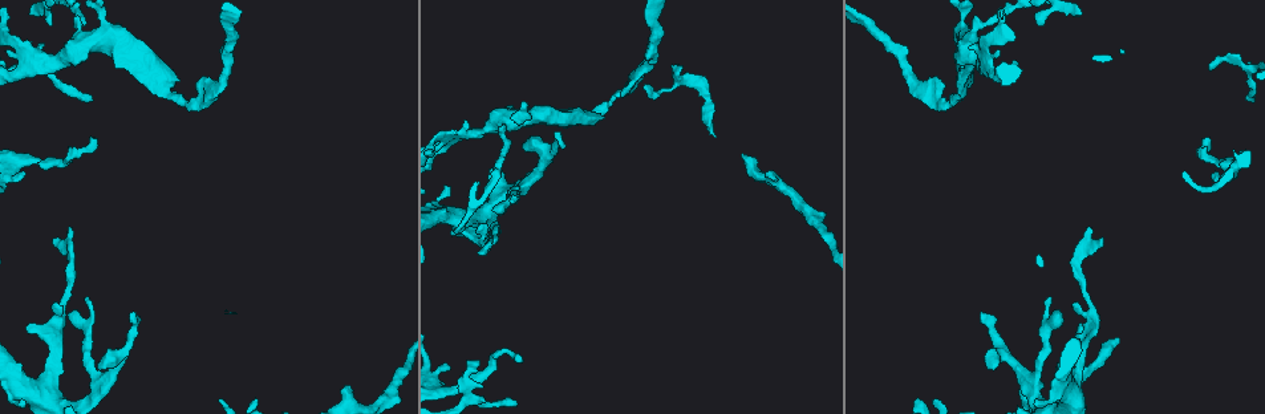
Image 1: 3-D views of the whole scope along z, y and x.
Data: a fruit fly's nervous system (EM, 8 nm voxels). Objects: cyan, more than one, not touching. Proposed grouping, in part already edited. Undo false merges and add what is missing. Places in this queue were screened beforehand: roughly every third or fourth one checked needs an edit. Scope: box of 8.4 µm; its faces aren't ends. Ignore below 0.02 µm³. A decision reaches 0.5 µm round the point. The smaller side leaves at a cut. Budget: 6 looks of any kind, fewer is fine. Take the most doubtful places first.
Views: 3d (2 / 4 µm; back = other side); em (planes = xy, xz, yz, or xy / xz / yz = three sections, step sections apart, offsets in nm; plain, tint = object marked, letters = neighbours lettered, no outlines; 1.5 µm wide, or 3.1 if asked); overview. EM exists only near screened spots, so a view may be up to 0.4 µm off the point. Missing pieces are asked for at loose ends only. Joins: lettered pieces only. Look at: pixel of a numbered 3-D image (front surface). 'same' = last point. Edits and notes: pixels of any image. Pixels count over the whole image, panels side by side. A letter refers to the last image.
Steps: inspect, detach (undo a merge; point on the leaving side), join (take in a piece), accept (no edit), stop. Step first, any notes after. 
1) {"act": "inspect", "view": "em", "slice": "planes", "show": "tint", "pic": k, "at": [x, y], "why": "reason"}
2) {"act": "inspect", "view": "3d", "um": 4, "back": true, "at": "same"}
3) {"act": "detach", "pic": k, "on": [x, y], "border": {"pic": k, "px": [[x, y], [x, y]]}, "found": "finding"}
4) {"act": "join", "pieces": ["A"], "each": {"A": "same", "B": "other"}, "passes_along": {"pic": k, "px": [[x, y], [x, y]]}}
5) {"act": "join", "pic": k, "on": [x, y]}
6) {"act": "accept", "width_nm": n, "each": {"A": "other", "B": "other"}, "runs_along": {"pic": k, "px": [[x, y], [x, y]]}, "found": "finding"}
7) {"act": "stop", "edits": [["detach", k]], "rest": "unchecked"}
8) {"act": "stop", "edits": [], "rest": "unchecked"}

{"act": "inspect", "view": "3d", "um": 4, "pic": 1, "at": [957, 95], "why": "calibre changes"}

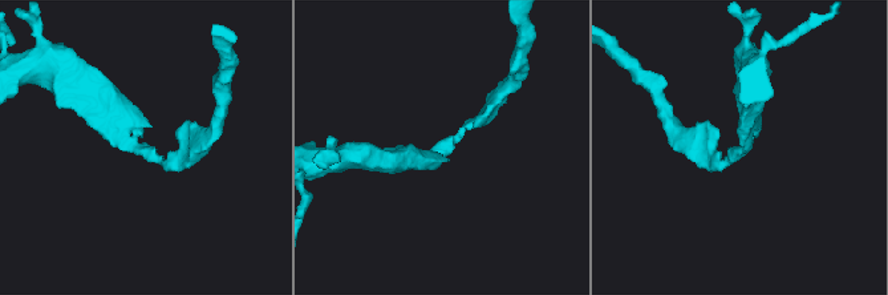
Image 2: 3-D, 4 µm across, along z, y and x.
{"act": "inspect", "view": "em", "slice": "yz", "step": 8, "show": "tint", "pic": 2, "at": [436, 147], "arm_widths_nm": [170, 320], "why": "now the EM"}

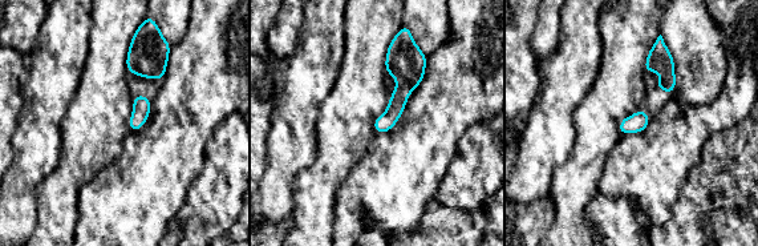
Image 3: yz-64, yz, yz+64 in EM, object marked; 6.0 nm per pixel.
{"act": "inspect", "view": "em", "slice": "planes", "show": "letters", "at": "same", "why": "another direction"}

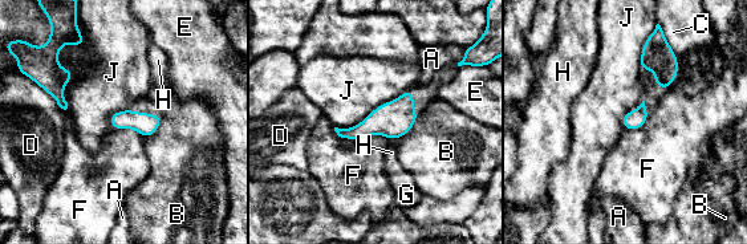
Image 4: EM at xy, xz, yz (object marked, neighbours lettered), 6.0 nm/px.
{"act": "accept", "each": {"A": "other", "B": "other", "C": "other", "D": "other", "E": "other", "F": "other", "G": "other", "H": "other", "J": "other"}, "border": {"pic": 4, "px": [[410, 88], [360, 122], [335, 127]]}, "found": "continuous, no second neuron"}

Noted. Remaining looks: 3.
{"act": "inspect", "view": "3d", "um": 4, "pic": 1, "at": [344, 385], "why": "free end"}

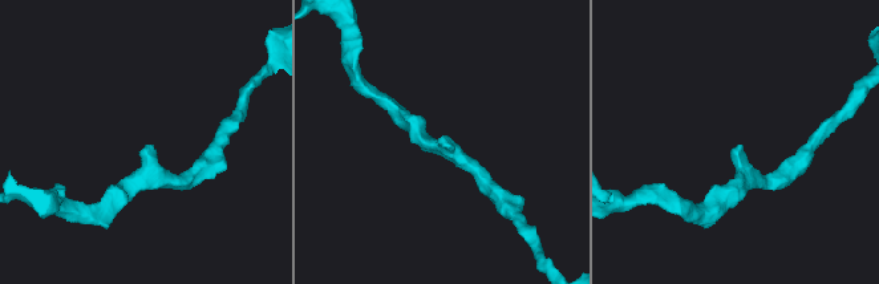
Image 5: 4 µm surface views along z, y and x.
{"act": "inspect", "view": "em", "slice": "planes", "show": "letters", "pic": 5, "at": [446, 144], "why": "now the EM"}

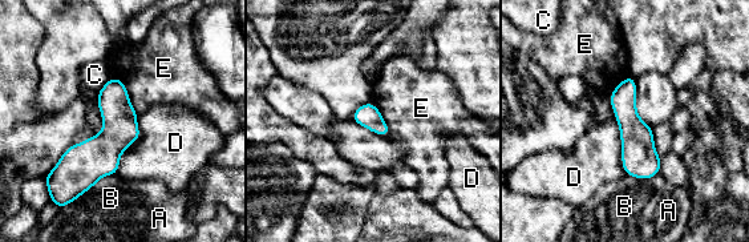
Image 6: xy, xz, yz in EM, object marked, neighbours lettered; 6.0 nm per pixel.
{"act": "accept", "width_nm": 150, "each": {"A": "other", "B": "other", "C": "other", "D": "other", "E": "other"}, "border": {"pic": 6, "px": [[138, 113], [140, 136], [114, 174]]}, "found": "none of them fits"}

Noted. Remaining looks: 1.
{"act": "stop", "edits": [], "rest": "unchecked"}

